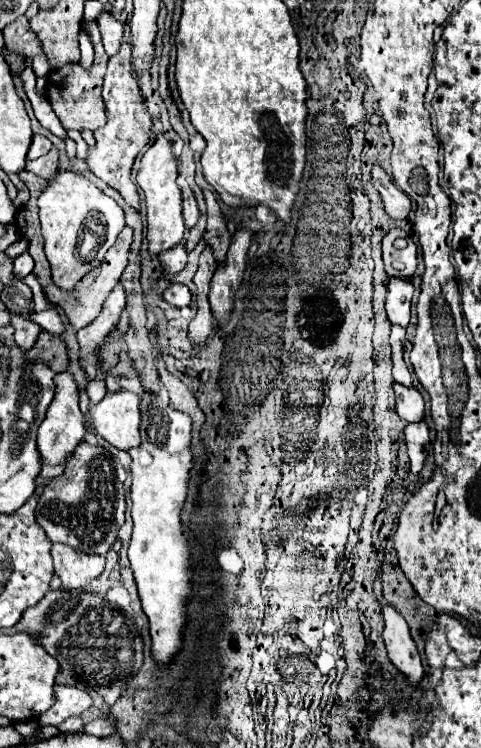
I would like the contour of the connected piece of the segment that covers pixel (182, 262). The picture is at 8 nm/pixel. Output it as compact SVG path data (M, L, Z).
M183 244L171 248L163 254L161 256L161 266L163 266L163 274L167 274L167 276L173 276L173 274L181 272L187 266L187 252L185 252Z

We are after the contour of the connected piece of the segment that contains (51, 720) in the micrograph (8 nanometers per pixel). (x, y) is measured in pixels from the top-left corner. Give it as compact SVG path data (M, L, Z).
M55 686L55 704L39 714L37 722L41 726L59 726L63 720L71 716L79 716L83 710L91 706L91 696L73 686Z

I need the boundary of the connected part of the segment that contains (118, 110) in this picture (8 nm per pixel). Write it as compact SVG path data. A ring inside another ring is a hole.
M123 42L119 52L111 56L111 62L107 66L105 74L105 84L103 84L103 100L107 106L107 124L101 130L95 130L95 140L97 144L87 148L87 166L89 170L105 180L109 186L121 192L121 196L139 210L139 196L137 196L137 186L131 182L131 166L135 156L141 152L141 148L147 146L151 138L151 128L153 128L153 114L149 112L147 100L141 94L139 82L135 82L135 72L131 64L131 44Z

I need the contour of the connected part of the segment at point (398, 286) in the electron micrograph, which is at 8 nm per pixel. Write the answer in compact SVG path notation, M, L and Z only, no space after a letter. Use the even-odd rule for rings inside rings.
M391 278L387 284L387 298L385 298L385 310L393 324L407 326L411 318L411 298L413 298L413 284L411 280L399 280Z

